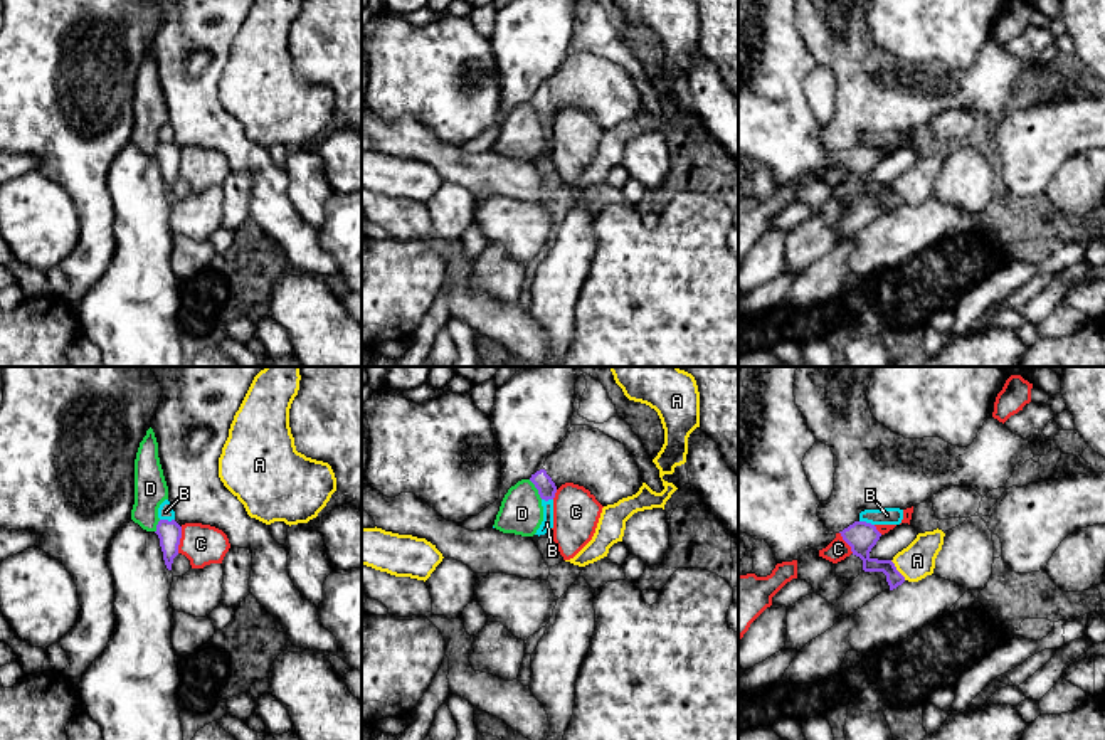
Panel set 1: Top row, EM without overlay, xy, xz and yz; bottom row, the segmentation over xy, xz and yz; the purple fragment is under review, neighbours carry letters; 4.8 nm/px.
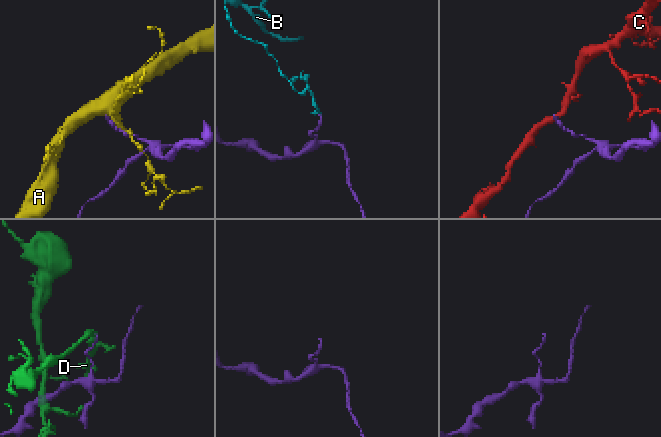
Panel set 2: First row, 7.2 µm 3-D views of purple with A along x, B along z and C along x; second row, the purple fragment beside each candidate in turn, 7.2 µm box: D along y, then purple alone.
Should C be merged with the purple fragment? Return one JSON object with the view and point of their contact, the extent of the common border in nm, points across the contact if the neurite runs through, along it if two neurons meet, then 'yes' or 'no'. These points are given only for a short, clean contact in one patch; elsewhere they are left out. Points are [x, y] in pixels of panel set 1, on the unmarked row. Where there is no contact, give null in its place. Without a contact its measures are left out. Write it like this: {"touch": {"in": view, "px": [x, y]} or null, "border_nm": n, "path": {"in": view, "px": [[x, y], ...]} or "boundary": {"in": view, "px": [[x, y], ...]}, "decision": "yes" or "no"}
{"touch": {"in": "xy", "px": [179, 163]}, "border_nm": 130, "boundary": {"in": "xy", "px": [[182, 150], [177, 175]]}, "decision": "no"}

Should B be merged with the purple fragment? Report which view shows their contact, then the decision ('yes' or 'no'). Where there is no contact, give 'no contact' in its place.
contact in xy; no

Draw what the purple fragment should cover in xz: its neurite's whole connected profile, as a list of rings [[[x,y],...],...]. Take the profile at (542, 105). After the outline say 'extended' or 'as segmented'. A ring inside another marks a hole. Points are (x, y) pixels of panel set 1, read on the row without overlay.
[[[540,92],[535,98],[531,98],[530,104],[538,113],[538,118],[540,118],[542,123],[548,124],[548,123],[555,121],[557,109],[552,104],[552,101],[547,98],[545,92]]] | as segmented

